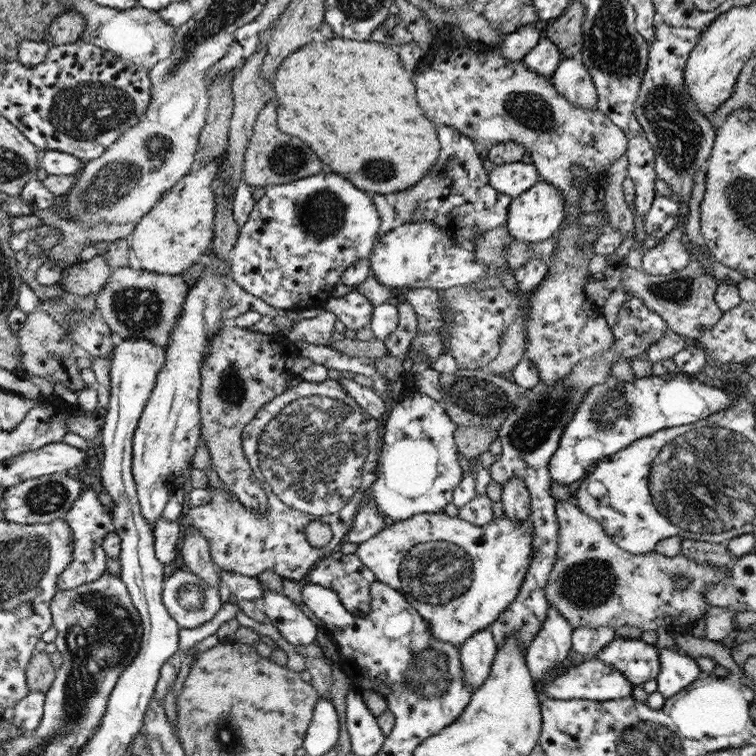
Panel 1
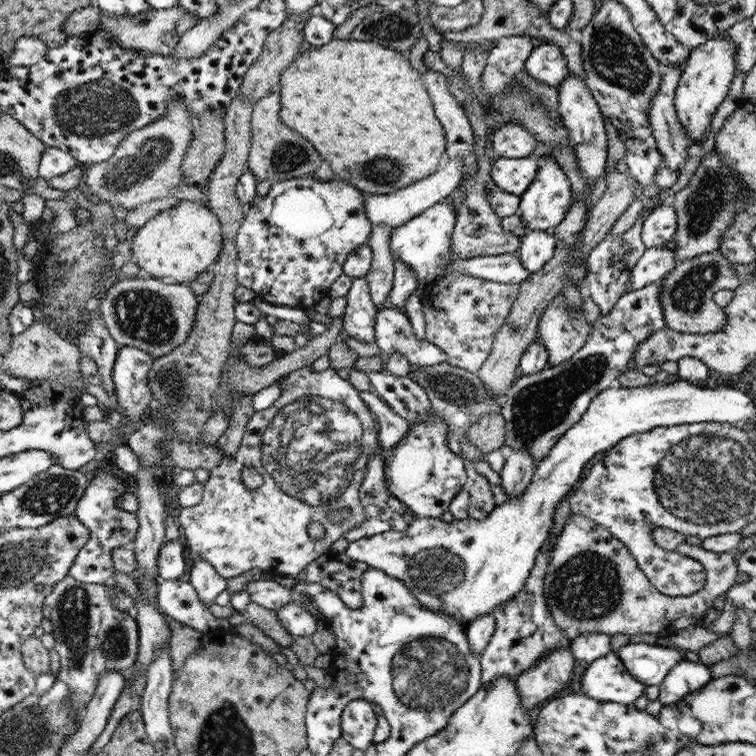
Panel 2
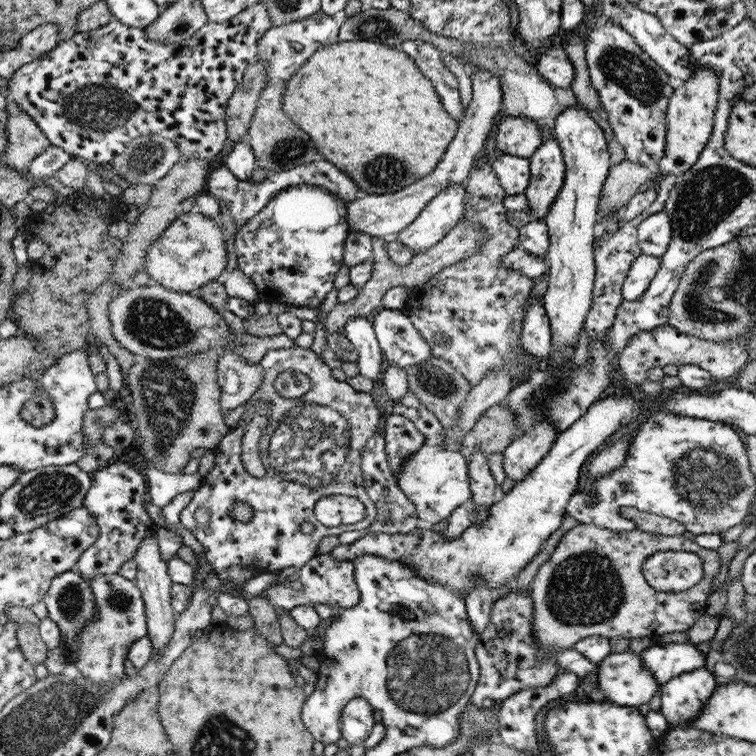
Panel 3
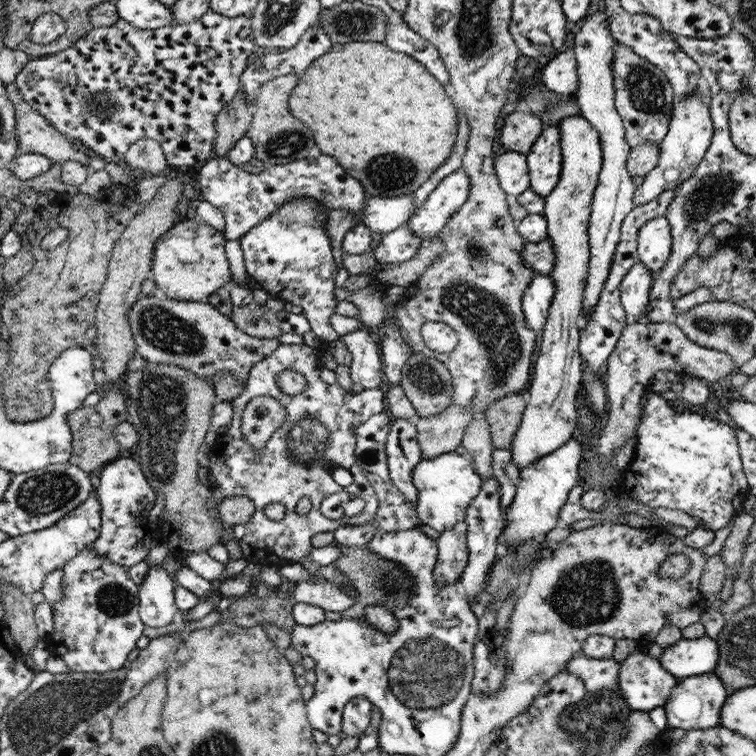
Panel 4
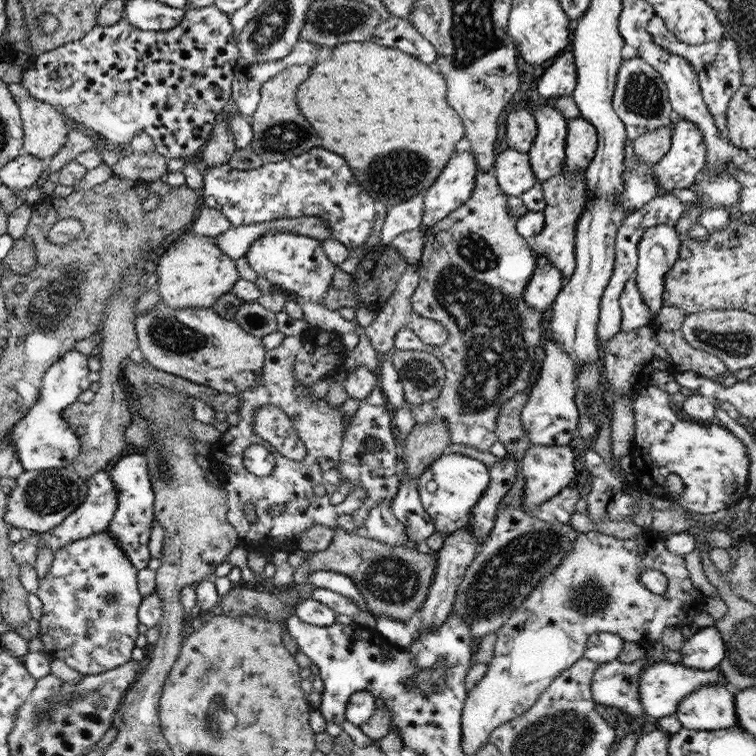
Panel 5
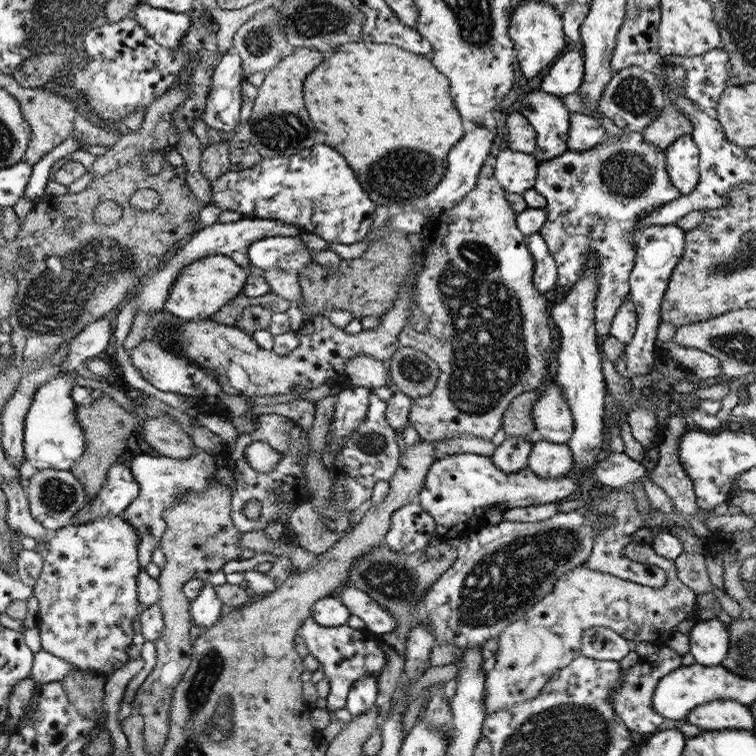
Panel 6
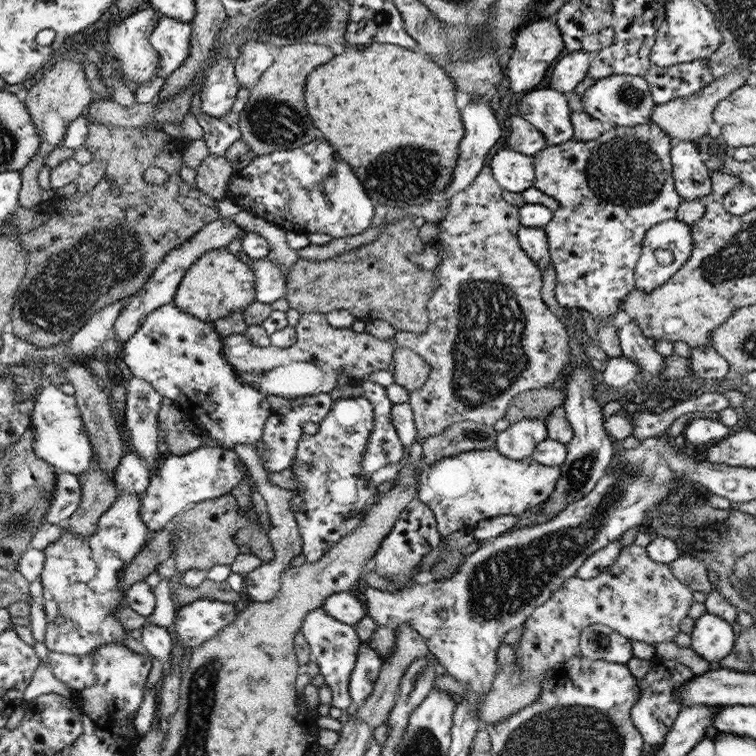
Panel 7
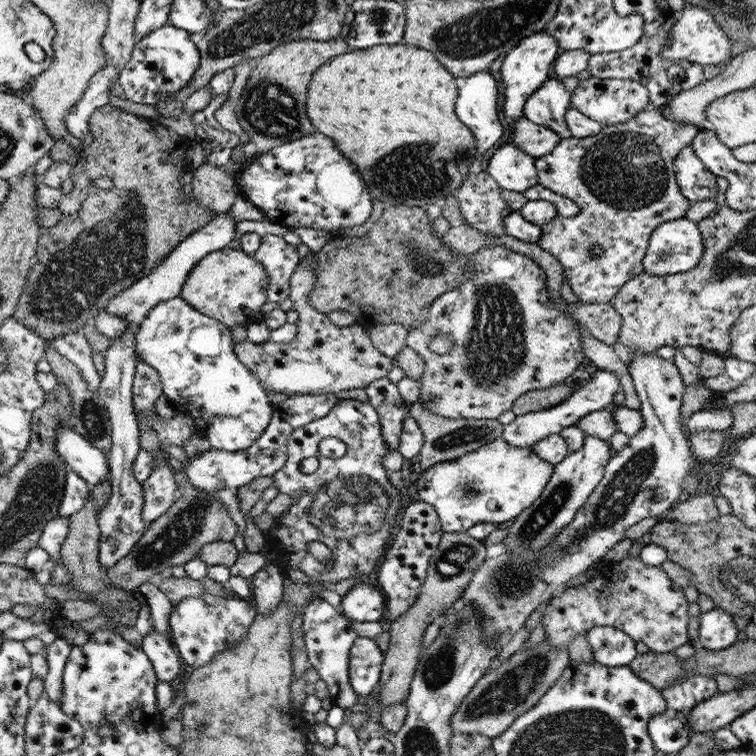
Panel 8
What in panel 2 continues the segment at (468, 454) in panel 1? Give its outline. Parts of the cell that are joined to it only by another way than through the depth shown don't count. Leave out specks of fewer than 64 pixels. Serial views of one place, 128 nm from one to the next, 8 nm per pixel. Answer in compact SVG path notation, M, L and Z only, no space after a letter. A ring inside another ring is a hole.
M500 413L485 414L470 426L466 438L485 455L496 449L503 449L506 424Z

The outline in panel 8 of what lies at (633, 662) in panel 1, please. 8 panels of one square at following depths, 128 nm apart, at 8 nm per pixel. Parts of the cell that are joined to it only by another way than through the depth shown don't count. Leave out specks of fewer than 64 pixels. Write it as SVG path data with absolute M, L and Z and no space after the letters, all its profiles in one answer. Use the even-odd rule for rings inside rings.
M714 608L700 615L700 636L696 645L706 651L722 651L738 641L738 632L733 616L722 609Z

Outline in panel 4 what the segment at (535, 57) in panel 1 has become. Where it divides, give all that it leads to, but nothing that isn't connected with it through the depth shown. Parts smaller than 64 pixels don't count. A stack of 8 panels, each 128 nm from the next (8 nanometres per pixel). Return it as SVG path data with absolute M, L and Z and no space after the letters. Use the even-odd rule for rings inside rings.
M600 3L584 19L584 24L576 33L574 50L554 55L539 71L539 85L546 92L556 92L564 96L575 95L579 112L599 132L602 145L602 169L598 175L596 191L590 200L588 217L589 269L584 285L583 312L587 320L591 308L597 303L608 278L616 245L621 237L621 225L634 208L633 196L636 187L628 173L628 156L631 147L626 143L624 122L615 107L614 77L611 64L618 43L608 30L607 14Z

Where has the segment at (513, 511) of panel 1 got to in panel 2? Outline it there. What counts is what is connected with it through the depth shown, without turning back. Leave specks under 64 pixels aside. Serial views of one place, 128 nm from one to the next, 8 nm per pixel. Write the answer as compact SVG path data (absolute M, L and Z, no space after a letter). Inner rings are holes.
M527 450L506 451L506 461L499 471L500 484L508 497L520 496L533 479L536 464Z

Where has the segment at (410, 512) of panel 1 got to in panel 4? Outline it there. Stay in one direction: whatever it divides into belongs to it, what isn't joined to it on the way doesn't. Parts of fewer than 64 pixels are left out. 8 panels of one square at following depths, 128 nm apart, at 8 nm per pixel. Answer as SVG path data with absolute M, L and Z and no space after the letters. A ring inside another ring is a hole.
M455 451L434 458L421 457L420 462L413 468L412 480L419 492L415 504L417 518L440 532L465 520L468 505L476 498L483 485L472 459L460 456Z

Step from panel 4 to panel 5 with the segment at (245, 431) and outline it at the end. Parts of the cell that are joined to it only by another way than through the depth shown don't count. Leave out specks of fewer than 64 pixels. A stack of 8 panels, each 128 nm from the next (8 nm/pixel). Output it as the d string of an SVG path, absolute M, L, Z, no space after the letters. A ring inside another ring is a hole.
M275 404L258 407L254 411L254 433L270 442L284 456L302 460L305 448L290 419Z

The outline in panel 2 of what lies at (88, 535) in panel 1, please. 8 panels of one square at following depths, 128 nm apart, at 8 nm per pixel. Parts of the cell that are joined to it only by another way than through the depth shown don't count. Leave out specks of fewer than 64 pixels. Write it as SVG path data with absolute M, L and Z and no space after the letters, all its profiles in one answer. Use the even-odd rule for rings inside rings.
M98 470L91 475L87 490L79 500L78 508L74 512L88 529L90 539L80 550L80 560L76 560L76 568L71 568L68 575L74 580L88 584L115 585L112 578L115 568L112 560L112 550L118 547L131 547L139 530L138 513L128 512L116 507L119 494L128 492L128 482L122 480L118 474L106 470Z

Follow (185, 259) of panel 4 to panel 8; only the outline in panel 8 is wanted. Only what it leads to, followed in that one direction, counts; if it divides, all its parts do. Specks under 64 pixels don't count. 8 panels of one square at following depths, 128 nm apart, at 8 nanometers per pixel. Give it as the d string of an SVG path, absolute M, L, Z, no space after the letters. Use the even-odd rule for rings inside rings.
M224 247L204 256L189 273L179 298L188 301L200 312L230 327L248 326L264 320L260 306L268 301L268 275L250 253Z

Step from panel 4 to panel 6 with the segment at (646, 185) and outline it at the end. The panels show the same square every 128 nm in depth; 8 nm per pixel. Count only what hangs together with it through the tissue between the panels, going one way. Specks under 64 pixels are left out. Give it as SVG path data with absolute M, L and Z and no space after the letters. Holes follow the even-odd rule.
M693 134L680 136L665 152L670 183L683 195L690 194L699 184L700 152L694 143Z

